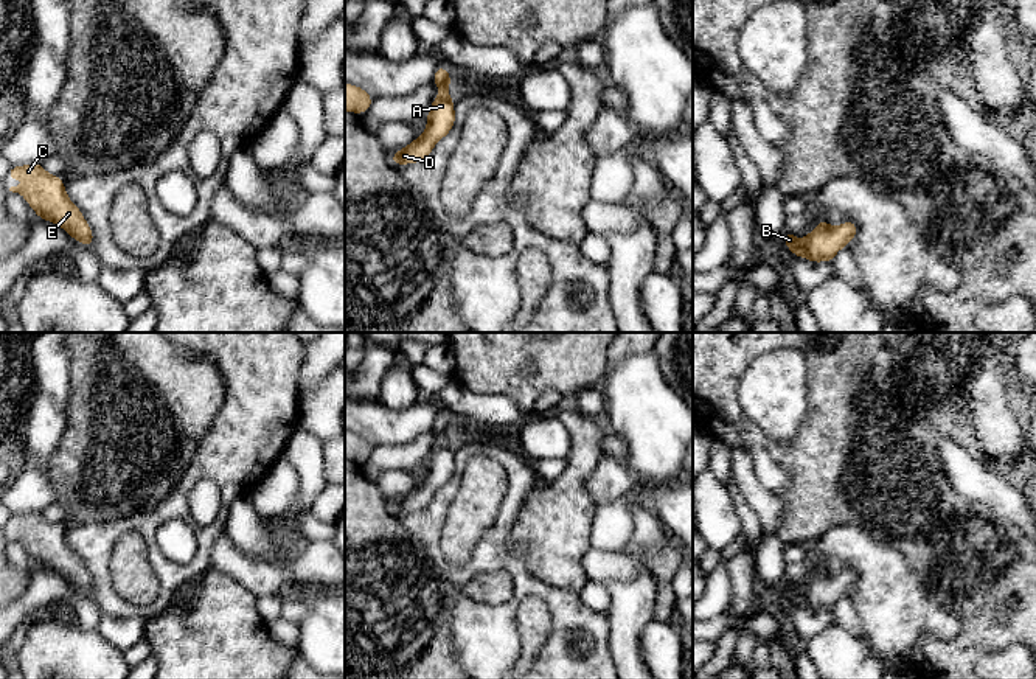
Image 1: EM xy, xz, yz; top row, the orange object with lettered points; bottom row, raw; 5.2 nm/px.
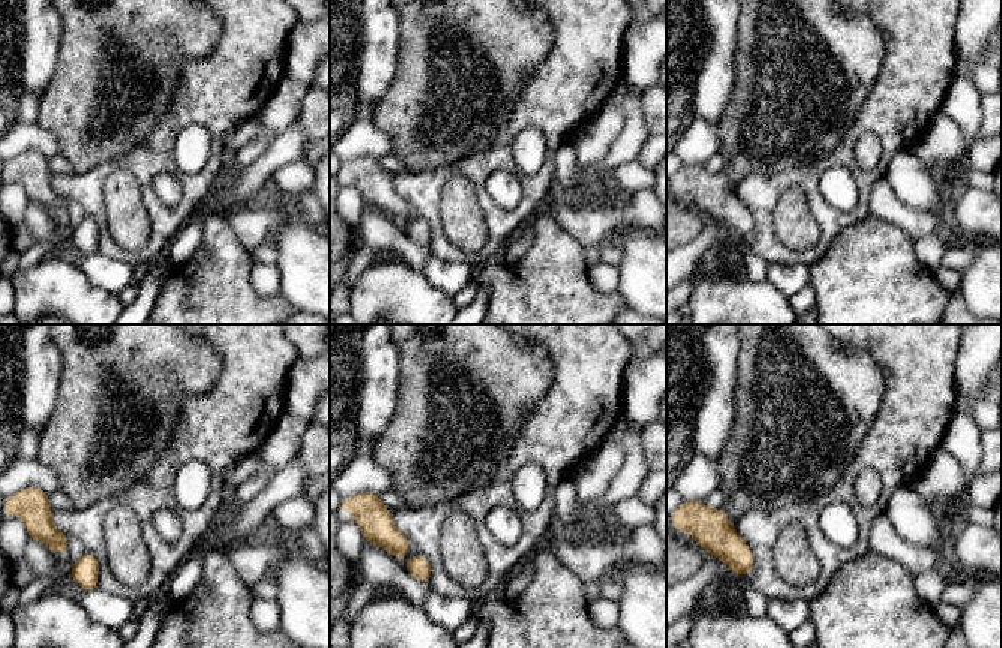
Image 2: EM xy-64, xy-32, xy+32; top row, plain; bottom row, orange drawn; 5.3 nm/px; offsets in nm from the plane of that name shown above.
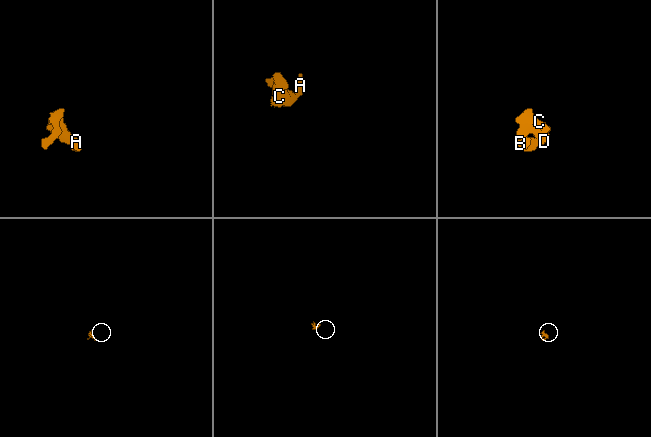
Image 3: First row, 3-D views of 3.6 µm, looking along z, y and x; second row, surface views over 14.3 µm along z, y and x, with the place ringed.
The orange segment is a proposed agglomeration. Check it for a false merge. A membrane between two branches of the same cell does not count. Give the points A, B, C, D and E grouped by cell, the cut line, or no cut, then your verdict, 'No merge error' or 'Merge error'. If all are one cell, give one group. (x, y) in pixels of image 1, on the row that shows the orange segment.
Groups: A B C D E. No split. No merge error

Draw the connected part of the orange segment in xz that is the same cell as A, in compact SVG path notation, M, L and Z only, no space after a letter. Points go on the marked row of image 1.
M440 65L433 76L433 84L441 93L433 99L427 113L427 127L422 135L410 145L390 155L393 165L407 165L422 162L433 151L438 140L444 138L455 124L454 101L449 96L449 84L452 78L447 70Z

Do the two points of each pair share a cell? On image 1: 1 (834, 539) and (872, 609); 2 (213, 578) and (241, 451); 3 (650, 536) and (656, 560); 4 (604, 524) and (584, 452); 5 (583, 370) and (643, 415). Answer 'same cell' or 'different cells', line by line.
1: same cell
2: different cells
3: different cells
4: different cells
5: different cells

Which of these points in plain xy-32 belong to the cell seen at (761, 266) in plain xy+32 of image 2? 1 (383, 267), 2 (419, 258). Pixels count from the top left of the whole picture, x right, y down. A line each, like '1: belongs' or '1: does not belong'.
1: does not belong
2: belongs

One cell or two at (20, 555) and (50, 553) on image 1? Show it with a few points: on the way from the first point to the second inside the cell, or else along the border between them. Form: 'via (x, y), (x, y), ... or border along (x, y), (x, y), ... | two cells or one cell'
via (28, 552), (42, 552) | one cell

